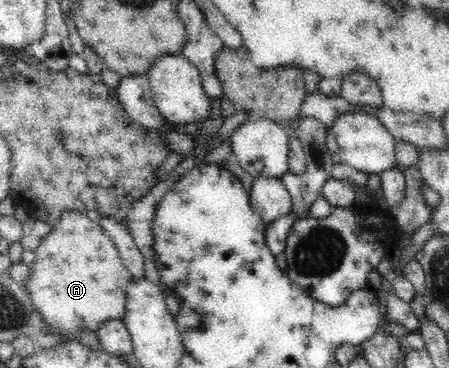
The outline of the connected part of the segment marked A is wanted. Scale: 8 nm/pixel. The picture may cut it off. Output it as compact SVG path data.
M63 211L59 223L41 240L35 253L31 277L29 281L22 283L22 287L29 292L30 303L40 313L50 331L62 337L71 337L73 333L79 333L83 329L96 331L106 321L122 320L125 317L126 289L133 275L122 262L108 233L99 223L91 221L86 213Z

